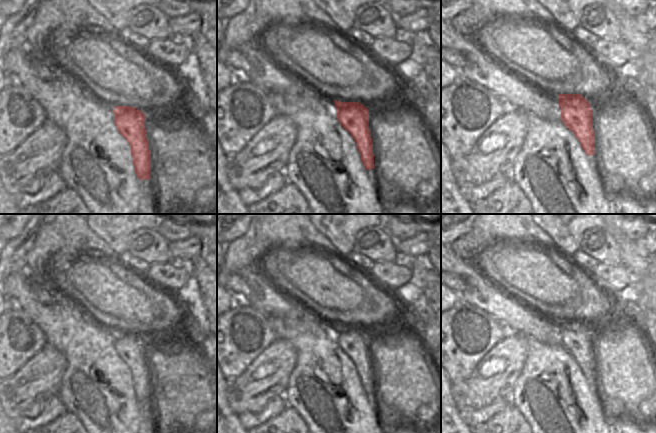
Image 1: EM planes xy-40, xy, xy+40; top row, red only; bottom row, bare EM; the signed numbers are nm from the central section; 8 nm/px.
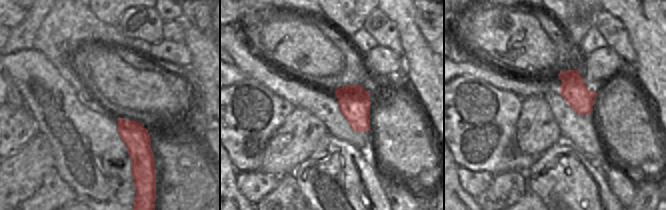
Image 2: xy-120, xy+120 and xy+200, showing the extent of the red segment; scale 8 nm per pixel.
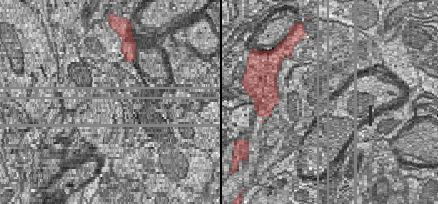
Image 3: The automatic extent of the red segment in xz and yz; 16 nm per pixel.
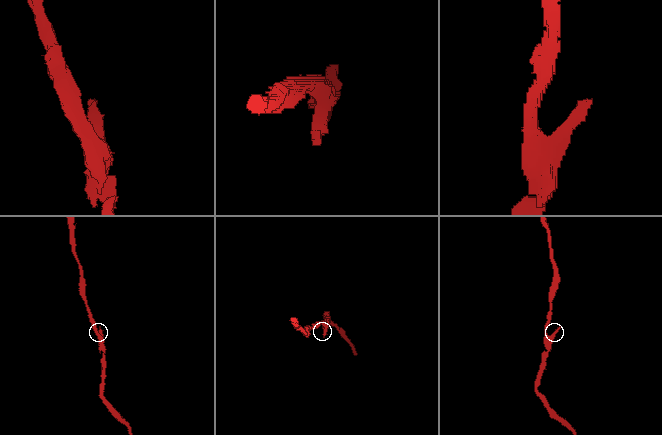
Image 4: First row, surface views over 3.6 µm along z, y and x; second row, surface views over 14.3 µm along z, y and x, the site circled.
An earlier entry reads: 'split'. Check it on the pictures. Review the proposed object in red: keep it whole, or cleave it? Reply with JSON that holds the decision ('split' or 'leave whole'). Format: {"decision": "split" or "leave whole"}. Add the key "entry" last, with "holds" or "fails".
{"decision": "split", "entry": "holds"}

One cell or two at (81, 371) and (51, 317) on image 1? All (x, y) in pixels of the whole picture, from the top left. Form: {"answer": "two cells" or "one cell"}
{"answer": "one cell"}

